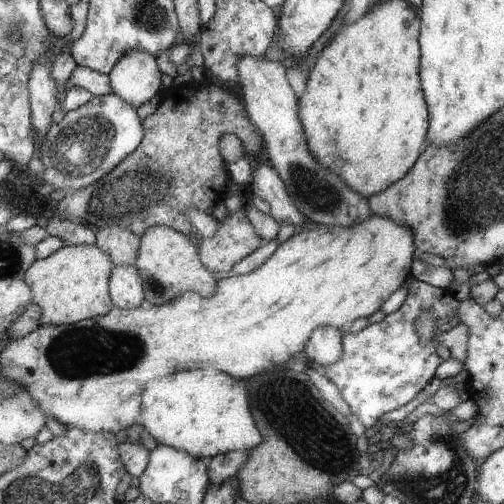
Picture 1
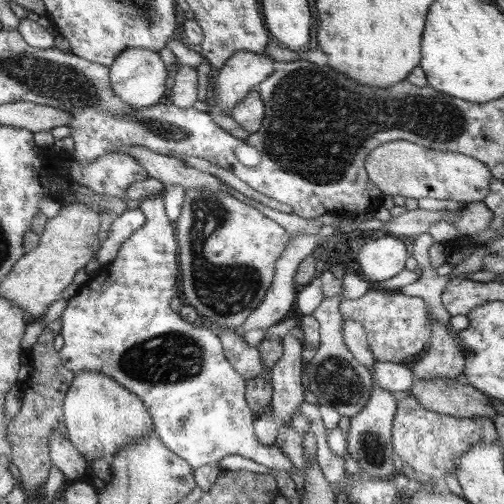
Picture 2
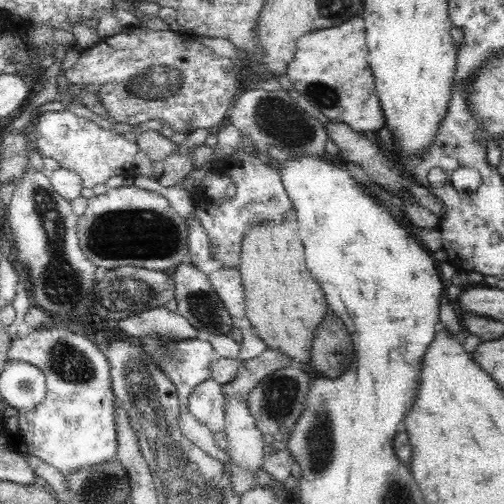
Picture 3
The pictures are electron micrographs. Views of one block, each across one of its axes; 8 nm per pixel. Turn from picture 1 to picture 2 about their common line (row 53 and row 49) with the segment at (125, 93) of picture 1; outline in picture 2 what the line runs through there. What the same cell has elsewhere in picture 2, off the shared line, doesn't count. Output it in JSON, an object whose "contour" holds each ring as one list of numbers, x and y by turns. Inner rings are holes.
{"contour":[[143,48,125,50,121,56,117,56,113,66,109,66,109,76,111,76,113,92,133,110,143,110,143,108,149,108,149,106,157,106,159,102,167,100,167,94,169,94,169,88,165,86,167,72,165,72,163,62,159,60,157,52,143,50]]}

